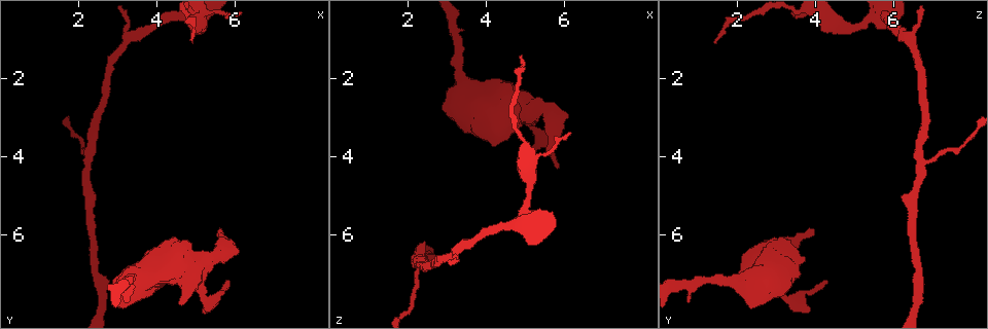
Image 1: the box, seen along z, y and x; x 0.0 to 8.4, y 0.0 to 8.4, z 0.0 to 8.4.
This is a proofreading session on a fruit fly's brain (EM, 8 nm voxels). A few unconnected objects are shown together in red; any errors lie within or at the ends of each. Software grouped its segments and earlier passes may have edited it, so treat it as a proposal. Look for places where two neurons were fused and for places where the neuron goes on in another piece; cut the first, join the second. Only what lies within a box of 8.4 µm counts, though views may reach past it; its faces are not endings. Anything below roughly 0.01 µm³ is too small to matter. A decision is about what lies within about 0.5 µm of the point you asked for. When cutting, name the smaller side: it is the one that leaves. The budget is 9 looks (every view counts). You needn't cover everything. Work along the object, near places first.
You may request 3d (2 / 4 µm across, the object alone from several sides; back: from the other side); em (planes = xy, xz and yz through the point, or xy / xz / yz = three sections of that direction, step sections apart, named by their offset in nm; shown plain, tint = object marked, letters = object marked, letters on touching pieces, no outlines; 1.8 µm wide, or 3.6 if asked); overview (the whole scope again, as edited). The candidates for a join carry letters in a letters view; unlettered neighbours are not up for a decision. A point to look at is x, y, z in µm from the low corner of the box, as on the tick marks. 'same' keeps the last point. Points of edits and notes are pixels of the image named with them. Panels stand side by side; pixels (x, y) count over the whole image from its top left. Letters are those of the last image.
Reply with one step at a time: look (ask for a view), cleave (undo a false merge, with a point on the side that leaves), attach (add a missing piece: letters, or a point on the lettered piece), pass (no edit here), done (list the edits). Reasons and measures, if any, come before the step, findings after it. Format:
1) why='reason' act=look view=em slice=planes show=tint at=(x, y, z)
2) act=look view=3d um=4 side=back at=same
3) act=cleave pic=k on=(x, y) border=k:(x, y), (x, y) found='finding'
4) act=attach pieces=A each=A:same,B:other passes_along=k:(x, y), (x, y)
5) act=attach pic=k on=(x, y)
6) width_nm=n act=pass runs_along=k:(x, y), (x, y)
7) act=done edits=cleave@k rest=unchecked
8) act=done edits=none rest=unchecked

why='stops while still wide' act=look view=3d um=2 at=(5.60, 5.90, 3.95)

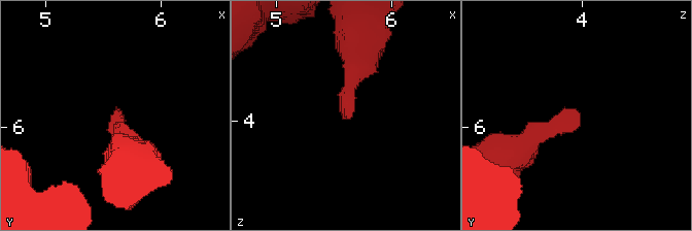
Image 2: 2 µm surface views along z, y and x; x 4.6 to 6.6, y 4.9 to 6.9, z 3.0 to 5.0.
act=look view=em slice=xy step=8 show=letters at=(5.60, 5.86, 3.96)

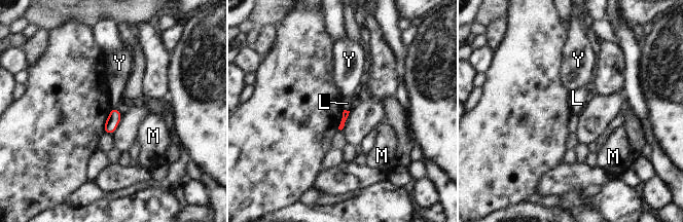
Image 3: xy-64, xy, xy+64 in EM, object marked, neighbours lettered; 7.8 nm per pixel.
act=look view=em slice=planes show=letters at=same

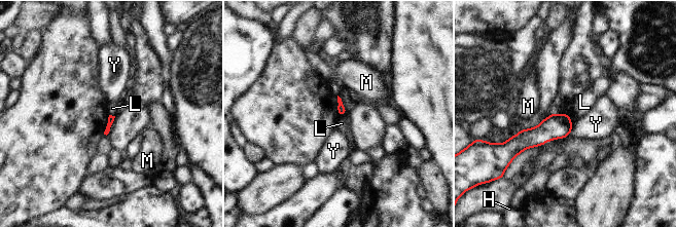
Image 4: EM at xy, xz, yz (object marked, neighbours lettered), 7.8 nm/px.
act=pass each=H:other,L:other,M:other,Y:other border=4:(109, 114), (114, 116) found='no lettered piece goes on from it'

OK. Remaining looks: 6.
why='abrupt turn' act=look view=3d um=4 at=(5.40, 7.75, 3.45)

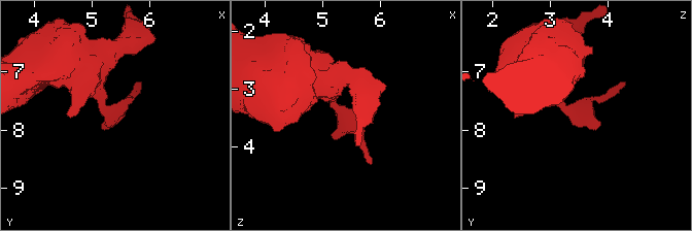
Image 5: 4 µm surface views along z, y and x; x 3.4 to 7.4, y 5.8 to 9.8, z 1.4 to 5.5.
act=look view=em slice=planes show=plain at=(5.35, 7.70, 3.45)

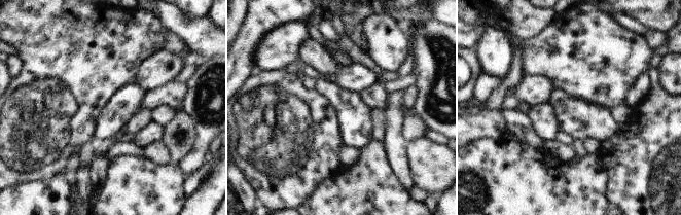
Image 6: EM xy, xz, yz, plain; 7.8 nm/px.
act=look view=em slice=planes show=letters at=same

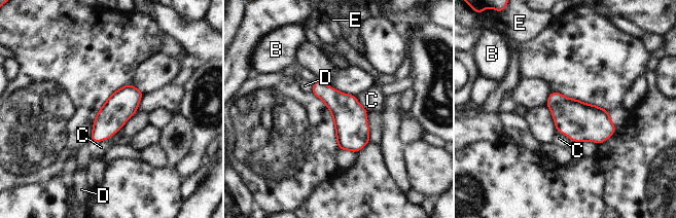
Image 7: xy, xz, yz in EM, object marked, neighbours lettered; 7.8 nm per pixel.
width_nm=220 act=pass each=B:other,C:other,D:other,E:other border=7:(119, 129), (110, 137), (96, 143) found='continuous, no second neuron'

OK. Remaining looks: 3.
why='free end' act=look view=em slice=xz step=16 show=tint at=(3.20, 7.70, 0.70)

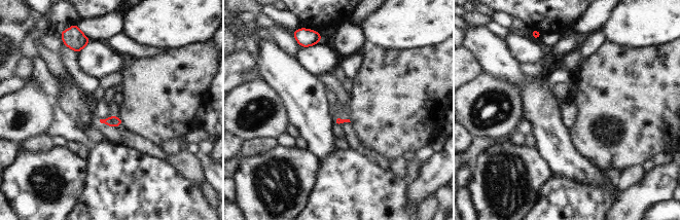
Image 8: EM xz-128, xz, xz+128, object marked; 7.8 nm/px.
act=look view=em slice=planes show=letters at=same

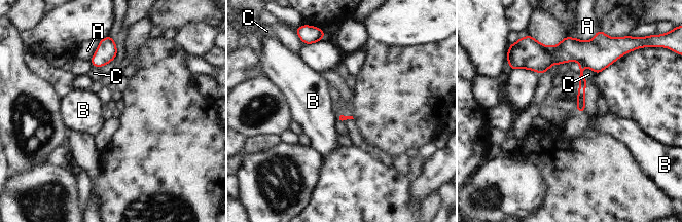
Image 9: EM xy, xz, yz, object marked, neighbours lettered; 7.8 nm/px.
act=pass each=A:other,B:other,C:other runs_along=9:(609, 61), (559, 54), (529, 66) found='no lettered piece goes on from it'

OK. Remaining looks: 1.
act=look view=em slice=planes show=letters at=(4.90, 1.05, 1.40)

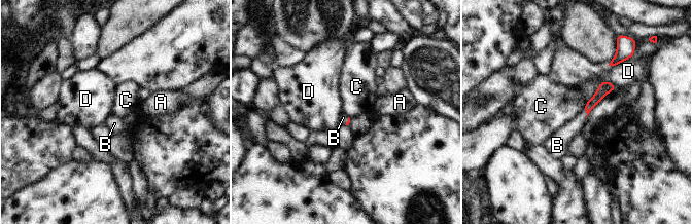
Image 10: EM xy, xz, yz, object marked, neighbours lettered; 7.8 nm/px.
act=attach pieces=B each=A:other,B:same,C:other,D:other passes_along=10:(604, 87), (587, 114), (563, 136) found='it goes on there'

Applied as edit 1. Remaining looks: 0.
act=done edits=attach@10 rest=unchecked

